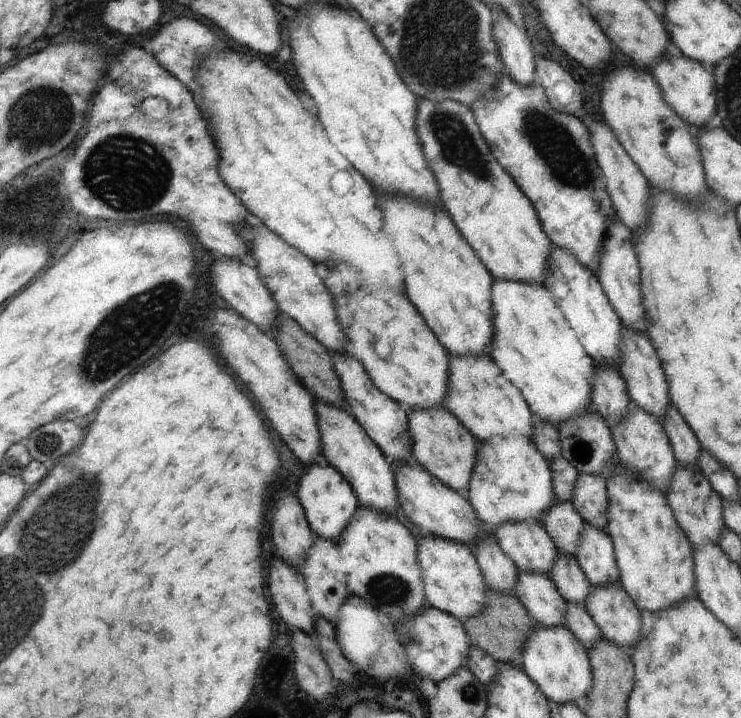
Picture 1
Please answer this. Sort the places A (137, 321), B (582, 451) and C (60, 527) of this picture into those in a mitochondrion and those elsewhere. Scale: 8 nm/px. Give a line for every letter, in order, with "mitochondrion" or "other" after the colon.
A: mitochondrion
B: mitochondrion
C: mitochondrion

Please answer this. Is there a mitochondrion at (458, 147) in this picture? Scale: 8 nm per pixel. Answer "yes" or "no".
yes

